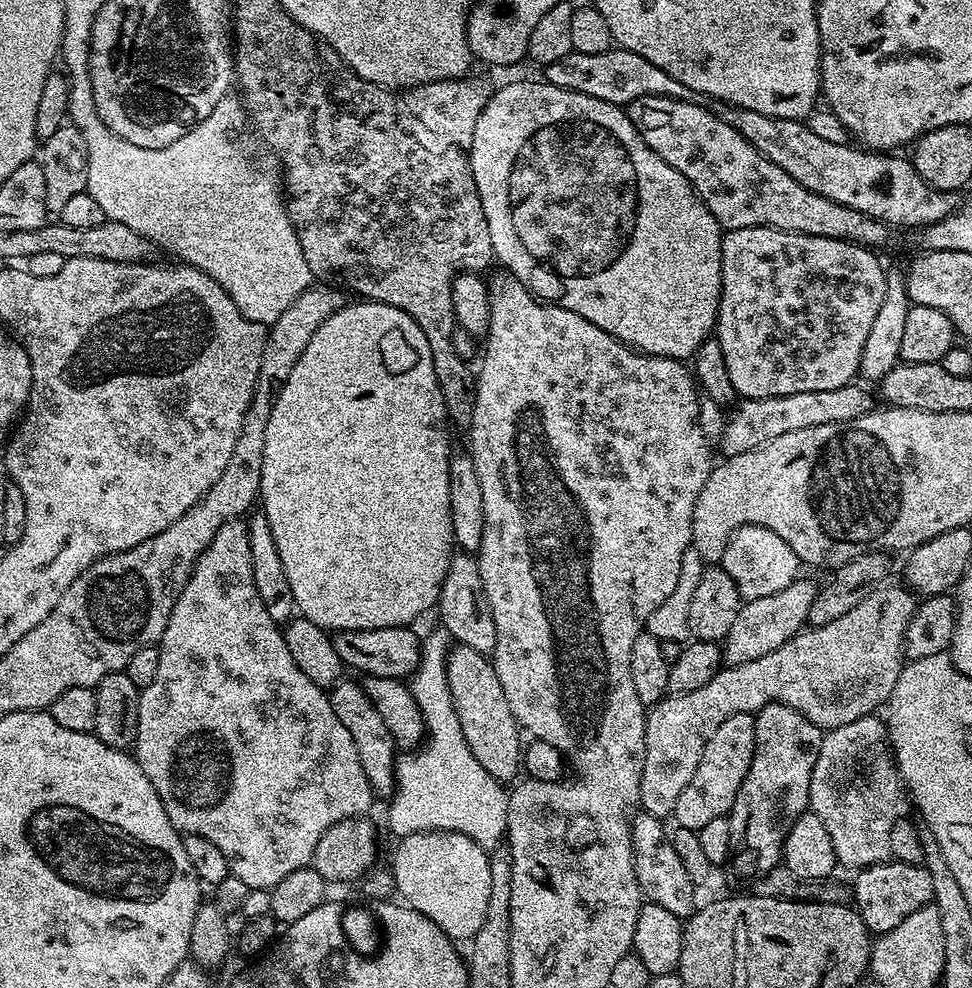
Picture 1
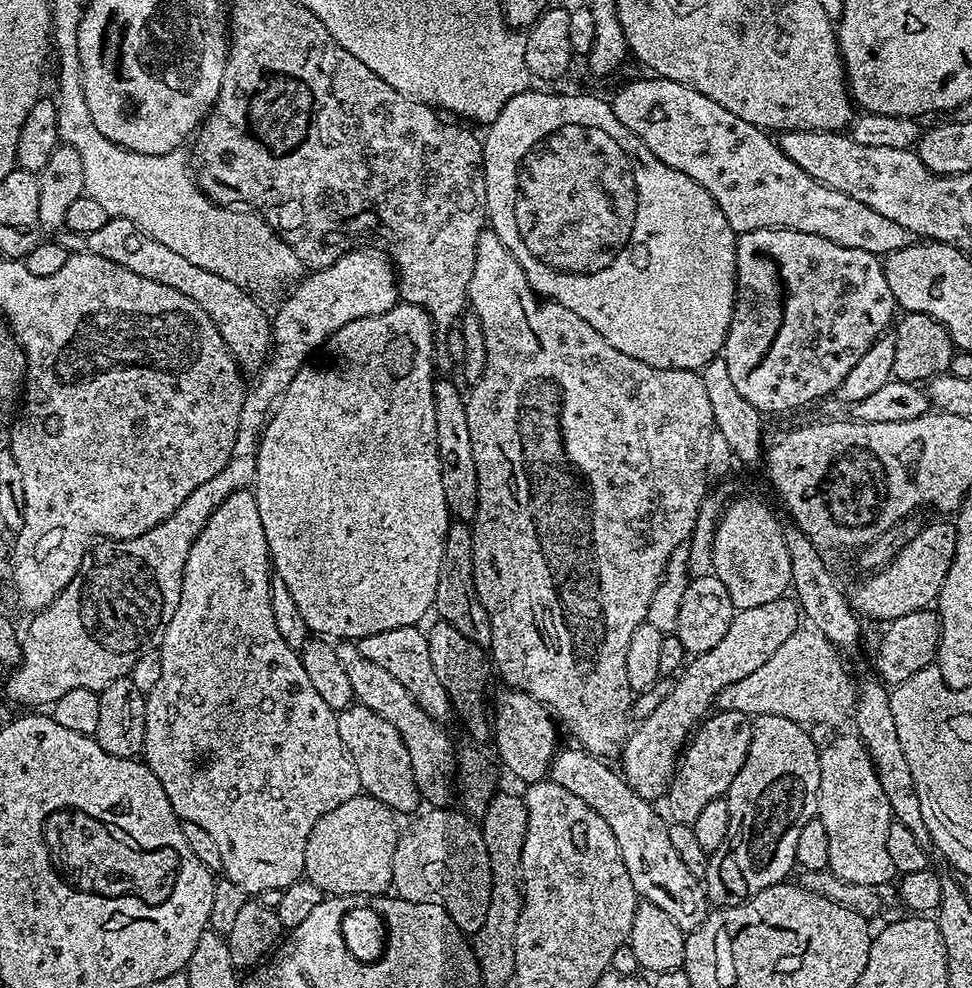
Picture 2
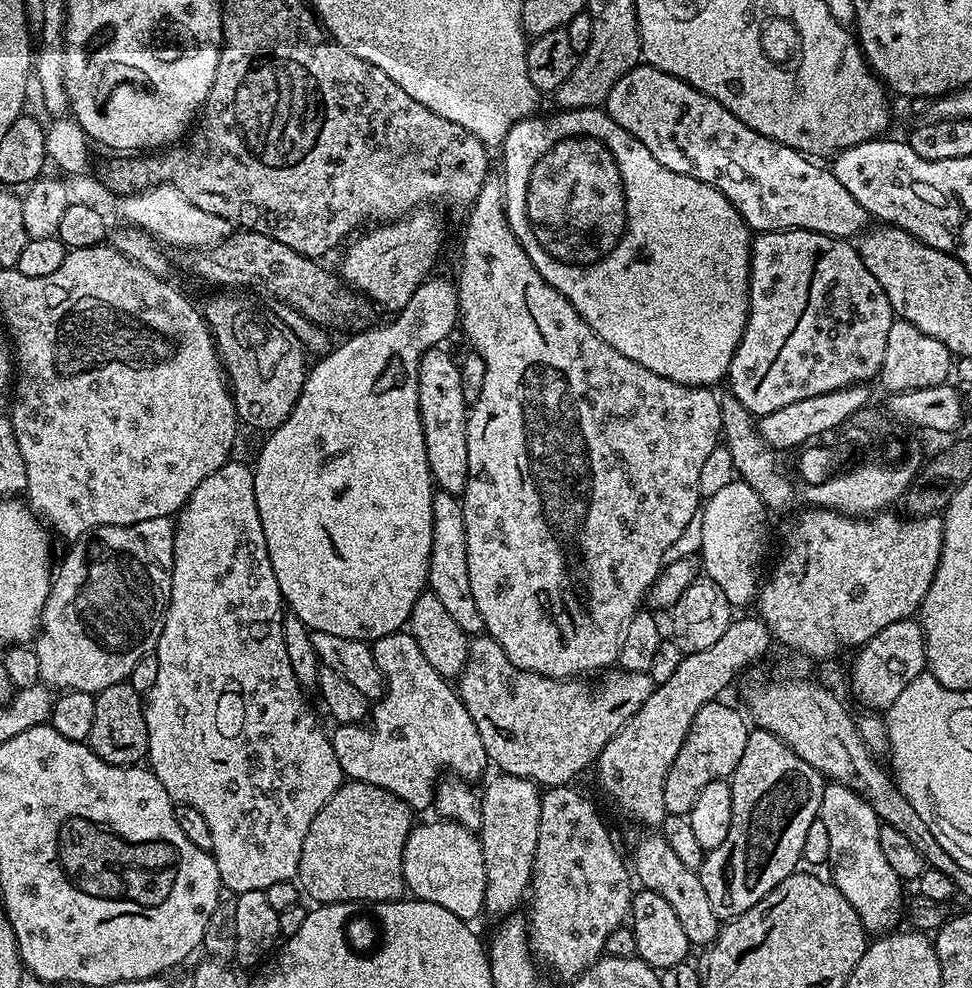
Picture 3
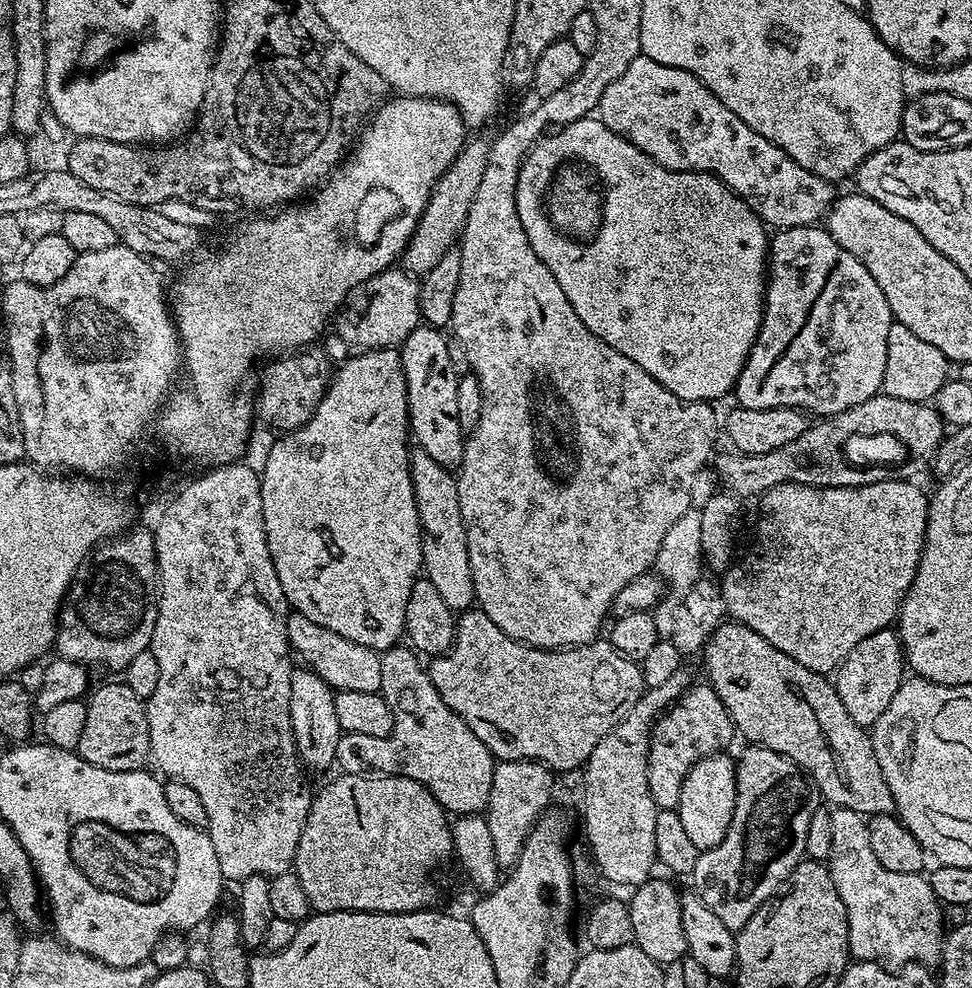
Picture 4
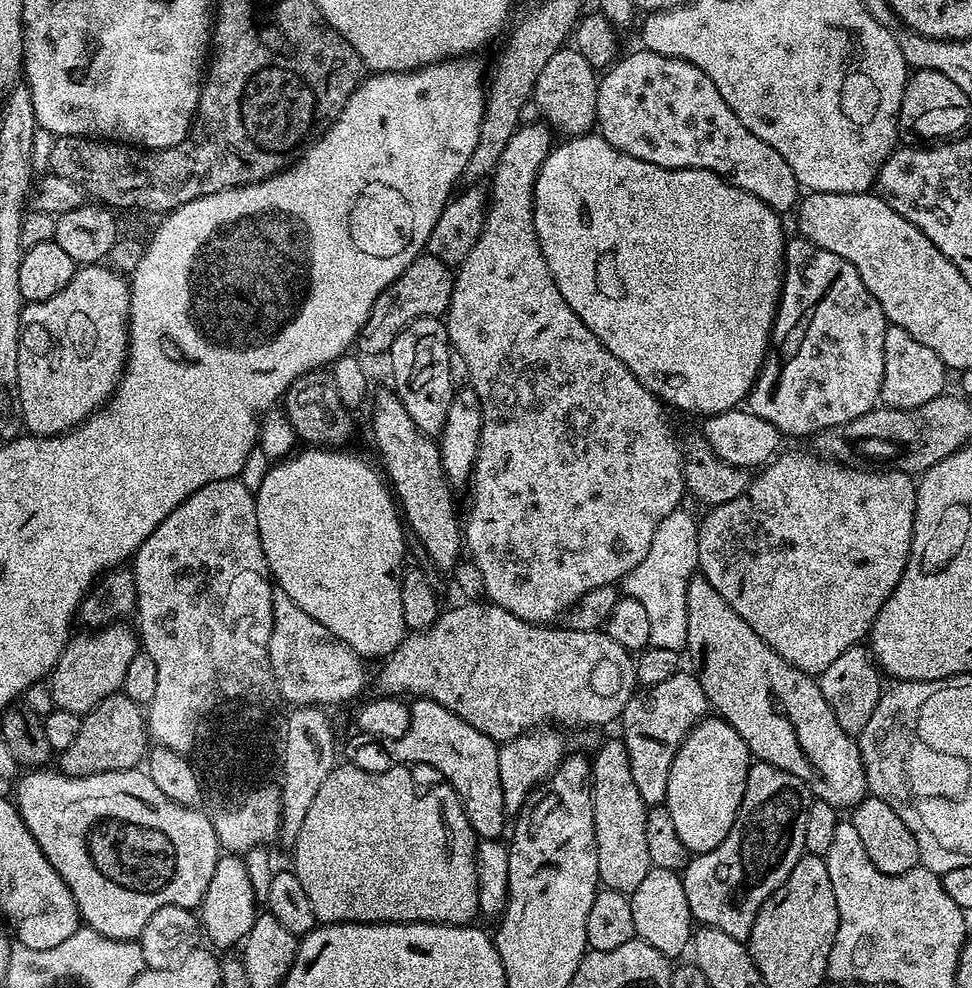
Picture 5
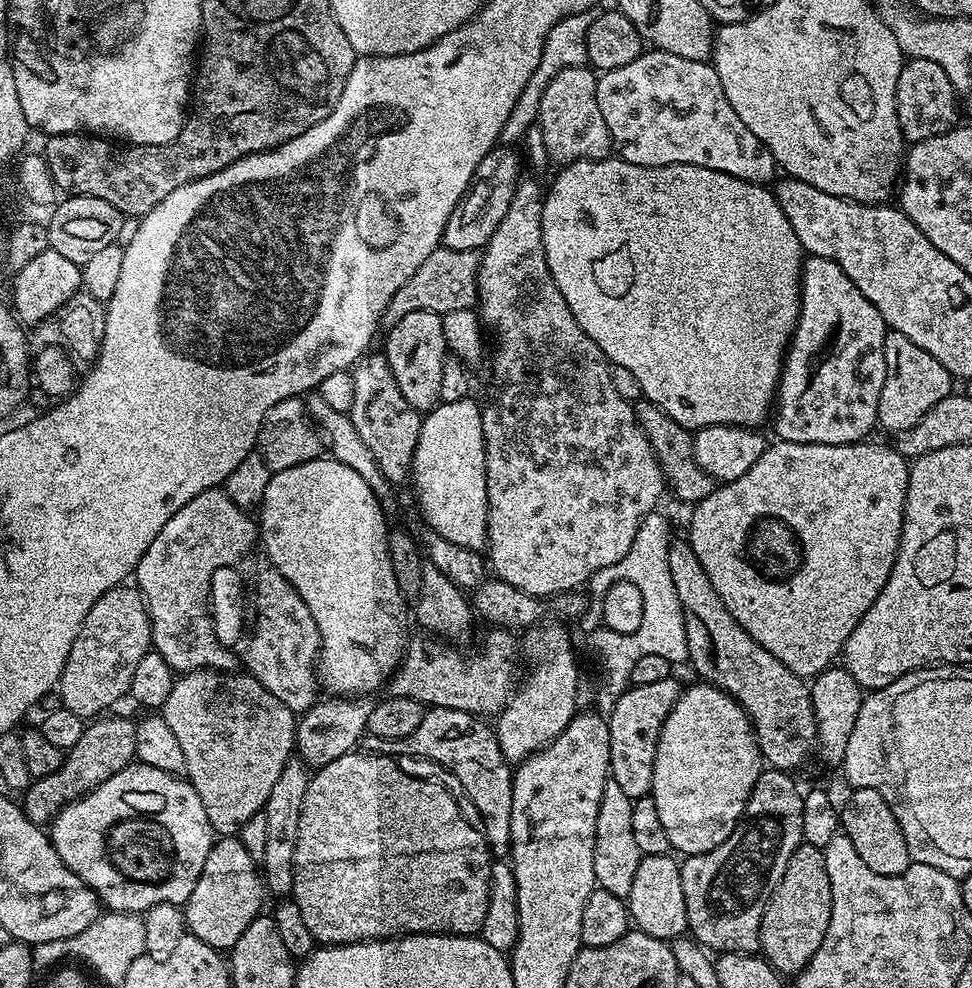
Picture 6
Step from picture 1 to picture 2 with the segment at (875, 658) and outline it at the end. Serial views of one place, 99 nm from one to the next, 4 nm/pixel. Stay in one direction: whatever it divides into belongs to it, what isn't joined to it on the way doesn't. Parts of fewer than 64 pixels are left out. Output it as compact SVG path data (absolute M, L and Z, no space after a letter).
M801 626L794 634L790 634L790 638L786 638L786 642L782 642L782 646L778 646L778 651L759 670L754 670L754 674L746 674L746 678L738 678L738 682L721 690L714 704L722 712L741 712L749 718L778 714L805 726L844 724L847 720L849 723L856 710L857 681L852 680L847 666L845 657L835 644L830 643L818 629Z

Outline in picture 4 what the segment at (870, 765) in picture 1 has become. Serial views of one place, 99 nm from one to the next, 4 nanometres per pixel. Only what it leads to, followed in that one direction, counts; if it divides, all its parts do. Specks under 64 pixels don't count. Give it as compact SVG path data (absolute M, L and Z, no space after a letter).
M833 807L831 814L832 844L826 863L830 878L838 890L838 898L842 898L842 906L846 906L849 953L857 961L875 960L892 966L903 966L909 962L935 965L940 959L940 953L944 951L945 909L934 894L927 875L918 872L898 874L898 870L886 870L870 846L868 820L860 813L845 808Z

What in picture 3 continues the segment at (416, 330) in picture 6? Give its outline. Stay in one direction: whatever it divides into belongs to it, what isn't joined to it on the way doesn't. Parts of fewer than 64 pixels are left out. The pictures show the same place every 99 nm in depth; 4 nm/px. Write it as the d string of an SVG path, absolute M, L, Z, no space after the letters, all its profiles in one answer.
M443 347L426 349L424 357L420 359L418 398L426 442L426 458L430 462L435 487L441 492L449 492L452 496L463 497L468 481L466 430L470 408L462 394L459 363L452 357L451 352Z

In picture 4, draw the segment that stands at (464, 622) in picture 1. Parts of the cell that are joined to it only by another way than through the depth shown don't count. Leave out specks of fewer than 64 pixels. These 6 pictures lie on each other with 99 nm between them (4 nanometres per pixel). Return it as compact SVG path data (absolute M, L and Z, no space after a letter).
M416 450L411 453L412 485L422 529L423 575L438 590L438 595L459 614L473 607L474 578L470 574L470 554L466 550L466 526L462 522L462 506L458 506L456 476L438 466L434 458Z

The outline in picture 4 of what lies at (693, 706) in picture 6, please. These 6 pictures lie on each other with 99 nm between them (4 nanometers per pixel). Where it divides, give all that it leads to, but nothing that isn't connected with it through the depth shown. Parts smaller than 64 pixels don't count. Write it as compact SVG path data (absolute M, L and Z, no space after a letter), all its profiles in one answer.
M717 754L697 760L680 787L678 811L682 818L682 827L686 830L686 835L694 842L694 846L701 850L718 846L718 842L726 838L726 830L734 814L736 765L733 757L724 755L728 754Z

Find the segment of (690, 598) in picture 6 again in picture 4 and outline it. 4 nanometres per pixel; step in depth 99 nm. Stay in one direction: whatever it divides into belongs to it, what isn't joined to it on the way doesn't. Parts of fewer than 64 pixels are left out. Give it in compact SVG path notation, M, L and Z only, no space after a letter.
M735 622L720 623L712 637L704 645L702 649L703 656L704 668L708 671L707 683L711 684L712 689L718 694L718 698L722 698L722 706L726 706L726 710L730 714L733 729L739 735L741 732L748 739L747 743L749 745L760 744L763 748L774 750L778 754L782 754L787 760L792 760L796 763L800 767L800 771L814 785L815 791L819 795L821 792L829 800L829 802L827 801L829 805L852 810L852 780L860 778L860 756L864 756L864 754L860 754L860 750L856 754L856 748L864 748L864 739L868 737L869 733L862 726L858 726L858 722L854 722L854 718L850 718L850 714L846 714L846 706L842 706L842 698L837 697L835 683L827 675L814 670L806 670L806 666L802 666L798 662L794 662L794 658L782 654L782 650L770 646L770 642L766 642L766 638L762 638L762 634L750 630L744 624Z

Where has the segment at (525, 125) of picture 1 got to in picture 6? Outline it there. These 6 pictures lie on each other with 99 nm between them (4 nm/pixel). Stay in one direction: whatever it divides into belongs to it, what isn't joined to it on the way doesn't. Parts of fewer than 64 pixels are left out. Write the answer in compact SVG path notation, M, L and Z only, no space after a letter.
M609 158L606 160L579 160L573 164L565 164L559 169L560 172L552 180L552 189L545 191L542 196L542 242L546 250L546 262L550 274L554 278L554 286L562 290L562 298L566 298L566 306L570 306L570 314L578 318L578 326L586 330L594 342L598 342L598 350L613 365L625 368L630 375L636 379L636 384L640 387L639 395L643 399L654 402L674 422L678 422L683 428L695 430L714 426L715 424L737 424L743 428L756 428L764 419L769 419L774 408L774 401L780 386L780 371L784 369L784 357L788 351L788 346L792 338L792 331L796 328L796 319L800 316L800 269L802 267L802 249L798 242L798 234L794 234L794 226L790 226L790 218L782 214L782 206L776 201L775 195L765 185L752 184L749 180L734 178L730 174L722 174L722 170L706 170L706 166L694 166L693 164L675 164L674 166L638 166L634 162L626 162L619 158Z

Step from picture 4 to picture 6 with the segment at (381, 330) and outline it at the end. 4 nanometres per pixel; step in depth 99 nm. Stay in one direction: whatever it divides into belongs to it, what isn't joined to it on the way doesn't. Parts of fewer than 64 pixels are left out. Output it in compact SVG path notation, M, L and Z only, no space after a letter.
M443 246L435 248L430 254L430 258L426 258L426 262L422 262L422 266L418 266L418 270L414 270L414 274L410 274L410 278L406 278L406 282L402 282L402 286L398 286L398 294L394 294L394 298L390 298L390 302L386 306L382 317L383 323L391 326L402 318L406 318L406 314L411 312L443 314L463 308L472 308L478 300L476 271L479 269L480 257L476 252L450 250Z

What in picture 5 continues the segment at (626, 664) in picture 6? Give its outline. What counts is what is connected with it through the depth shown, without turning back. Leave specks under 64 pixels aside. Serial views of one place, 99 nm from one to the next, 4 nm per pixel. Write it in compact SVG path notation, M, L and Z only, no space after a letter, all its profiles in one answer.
M683 507L675 508L673 512L666 514L666 518L662 518L662 522L658 522L658 530L654 530L654 538L646 558L642 558L642 562L638 562L638 566L634 566L634 570L630 570L624 575L622 581L623 595L633 596L638 602L642 602L642 606L646 606L646 610L650 612L650 622L653 624L650 630L650 645L653 648L665 648L680 652L687 645L688 635L684 627L660 628L660 624L664 624L668 620L668 616L664 612L672 612L675 608L677 611L678 594L683 594L688 589L688 582L697 571L699 533L700 526L697 517L691 511L685 511Z

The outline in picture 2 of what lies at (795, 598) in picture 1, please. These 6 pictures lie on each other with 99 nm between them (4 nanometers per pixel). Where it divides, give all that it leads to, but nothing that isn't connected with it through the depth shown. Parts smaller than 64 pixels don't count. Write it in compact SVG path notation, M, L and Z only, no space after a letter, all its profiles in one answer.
M792 598L766 602L766 606L739 609L730 622L726 636L710 651L693 655L675 677L670 694L662 698L658 710L654 710L654 714L639 721L629 731L624 747L618 753L618 768L624 781L642 798L659 801L659 796L661 799L667 793L668 781L672 779L678 757L694 727L709 713L720 691L738 682L738 678L746 678L746 674L754 674L754 670L759 670L801 624L800 605Z

